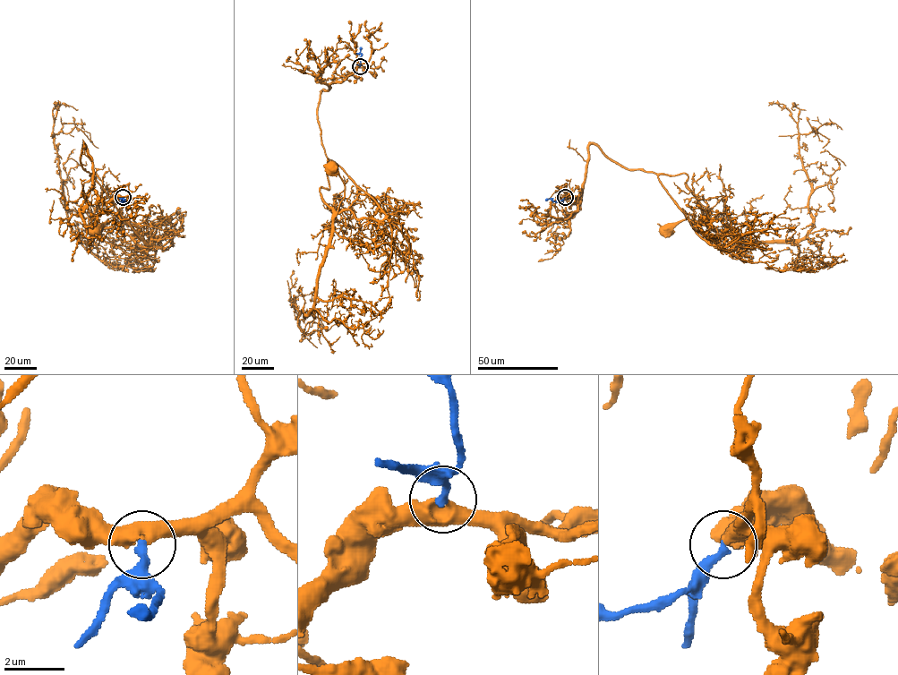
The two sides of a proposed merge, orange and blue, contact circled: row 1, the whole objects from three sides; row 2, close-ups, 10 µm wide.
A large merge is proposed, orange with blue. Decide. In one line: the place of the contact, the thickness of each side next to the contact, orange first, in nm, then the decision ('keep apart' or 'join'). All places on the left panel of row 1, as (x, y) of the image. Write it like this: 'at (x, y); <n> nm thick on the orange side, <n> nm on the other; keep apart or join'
at (123, 197); 400 nm thick on the orange side, 280 nm on the other; join

